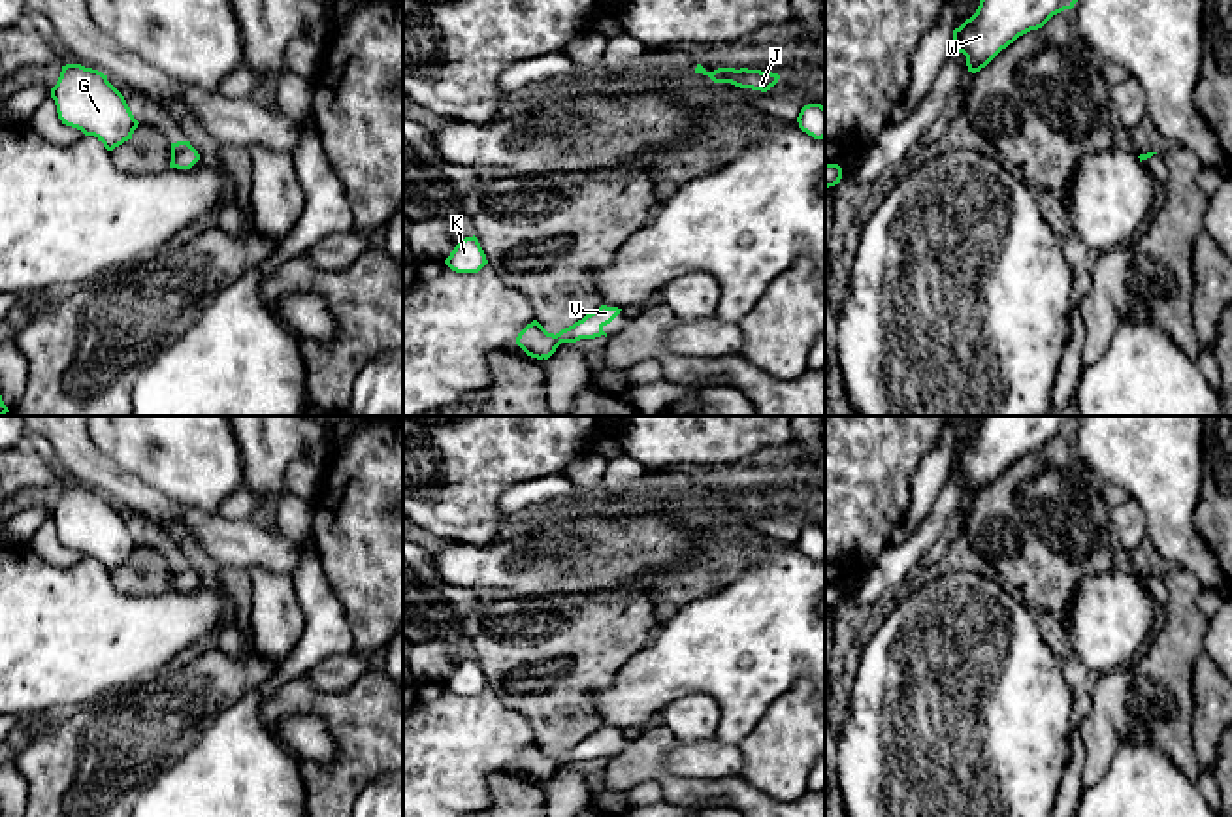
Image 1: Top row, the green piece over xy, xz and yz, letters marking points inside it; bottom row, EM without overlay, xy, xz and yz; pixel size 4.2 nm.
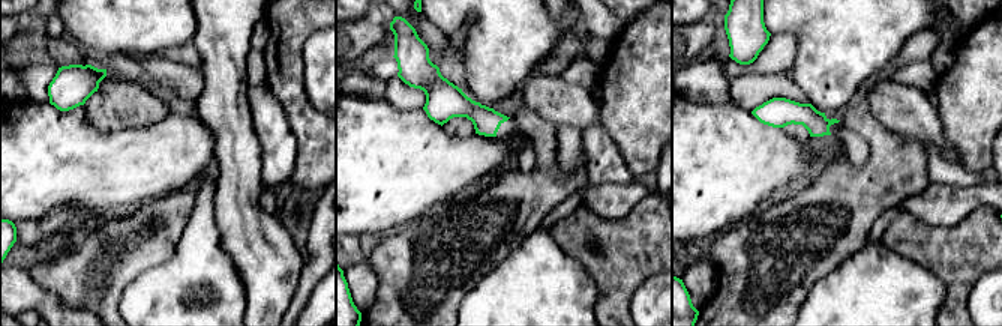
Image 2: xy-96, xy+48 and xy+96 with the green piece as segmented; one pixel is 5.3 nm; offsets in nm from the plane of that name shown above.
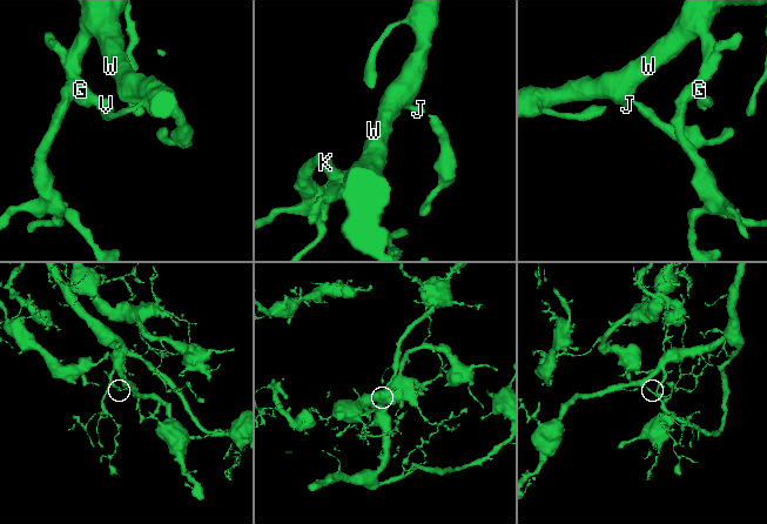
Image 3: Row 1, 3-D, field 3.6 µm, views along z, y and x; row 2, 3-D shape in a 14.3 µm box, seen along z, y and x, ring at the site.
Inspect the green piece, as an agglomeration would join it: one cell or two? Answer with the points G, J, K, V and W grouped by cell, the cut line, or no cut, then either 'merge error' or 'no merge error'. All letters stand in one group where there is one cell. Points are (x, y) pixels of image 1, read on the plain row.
groups G J K V W; cut none; no merge error

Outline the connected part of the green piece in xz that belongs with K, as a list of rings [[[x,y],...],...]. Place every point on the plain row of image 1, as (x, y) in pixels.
[[[473,657],[462,661],[445,685],[456,695],[478,695],[488,681],[478,661]]]

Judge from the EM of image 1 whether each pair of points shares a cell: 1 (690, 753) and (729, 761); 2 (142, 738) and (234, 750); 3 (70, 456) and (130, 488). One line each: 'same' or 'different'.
1: same
2: different
3: same

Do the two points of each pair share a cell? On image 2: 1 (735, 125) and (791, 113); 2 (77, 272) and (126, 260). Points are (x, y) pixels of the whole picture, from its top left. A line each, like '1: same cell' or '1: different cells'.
1: different cells
2: same cell

